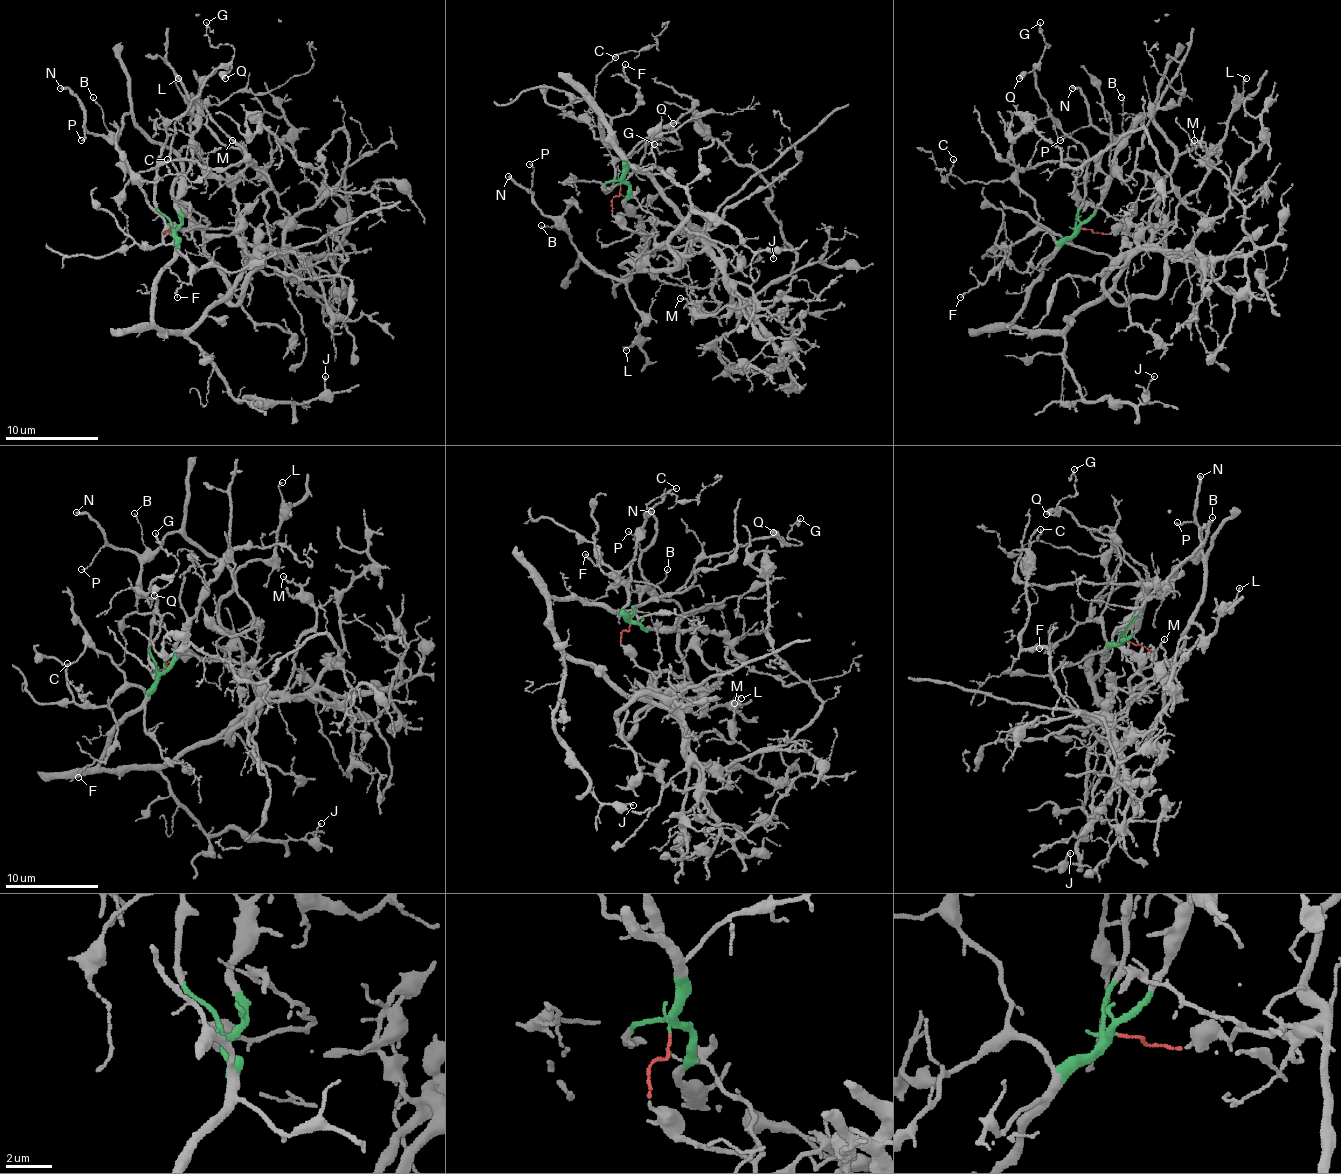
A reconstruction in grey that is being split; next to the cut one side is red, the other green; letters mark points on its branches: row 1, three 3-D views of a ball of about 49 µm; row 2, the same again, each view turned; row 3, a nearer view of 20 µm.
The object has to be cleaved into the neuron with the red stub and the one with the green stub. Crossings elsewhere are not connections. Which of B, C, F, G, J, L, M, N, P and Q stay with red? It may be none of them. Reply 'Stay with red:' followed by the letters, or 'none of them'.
Stay with red: B, L, M, N, P

